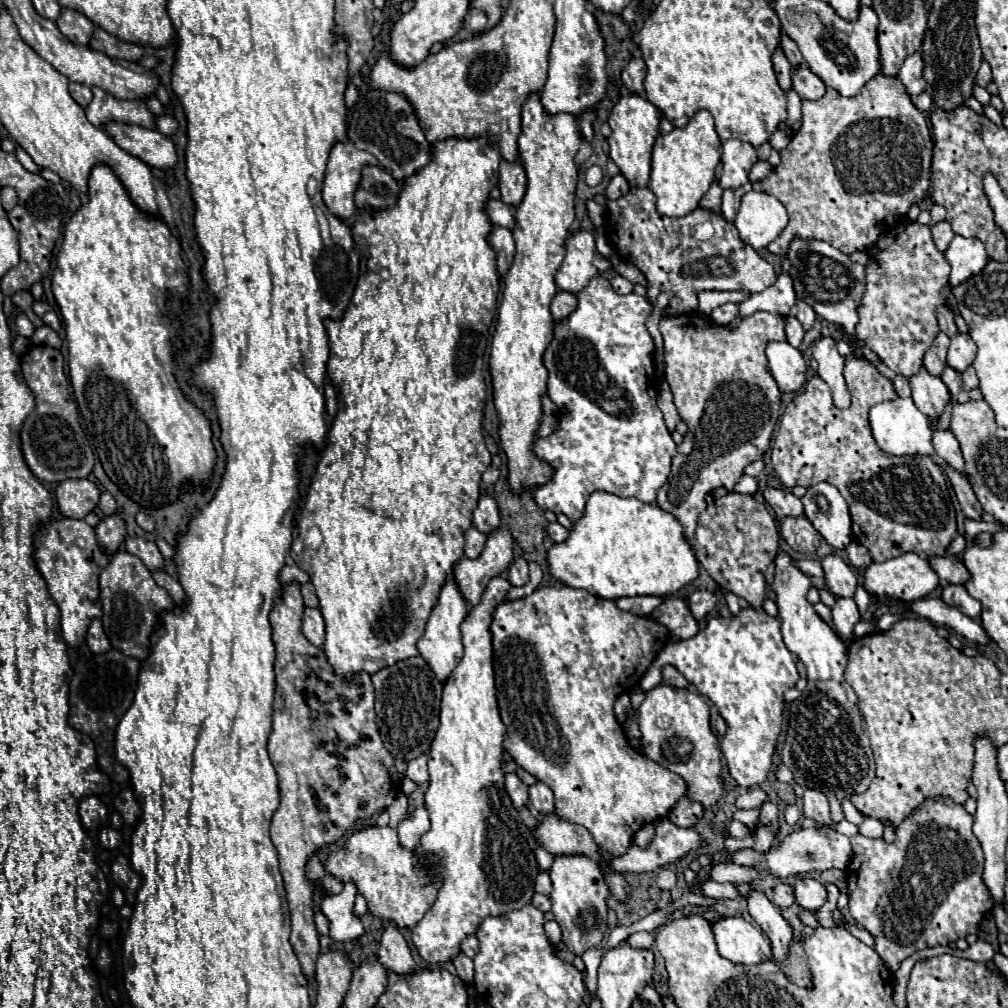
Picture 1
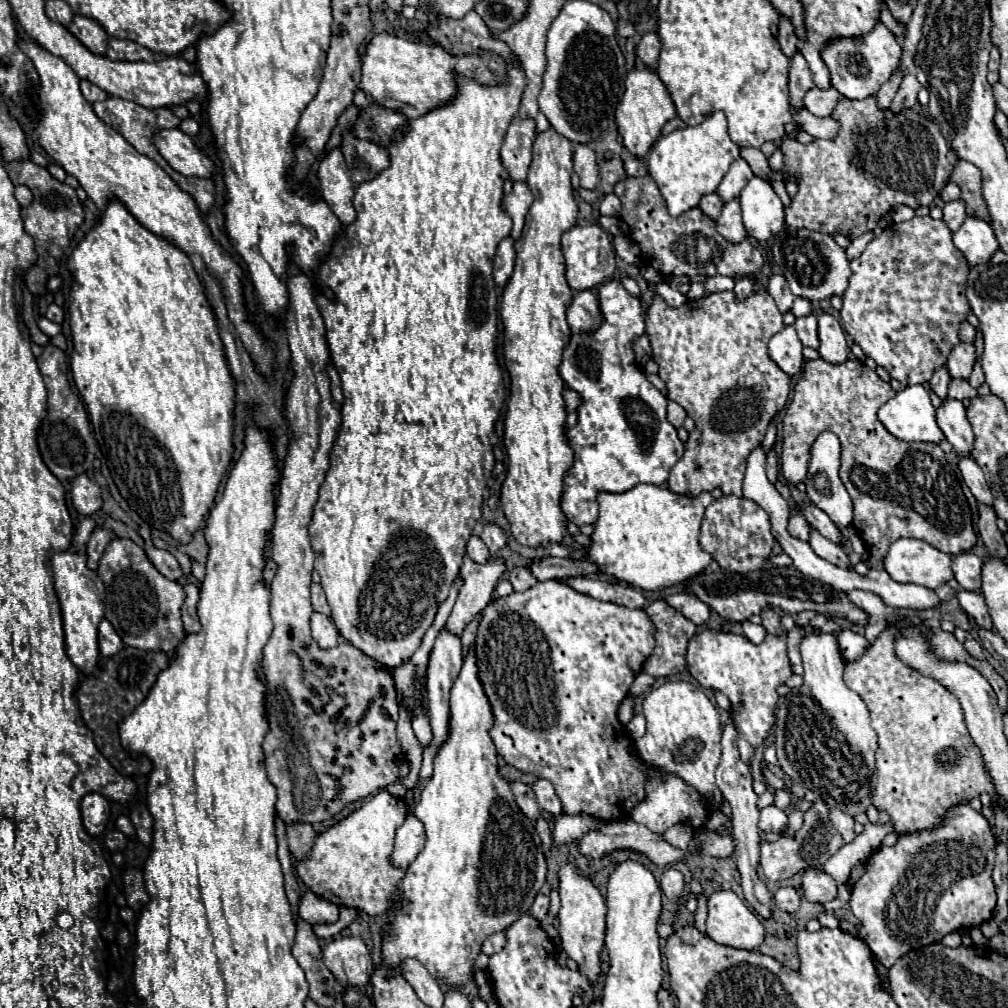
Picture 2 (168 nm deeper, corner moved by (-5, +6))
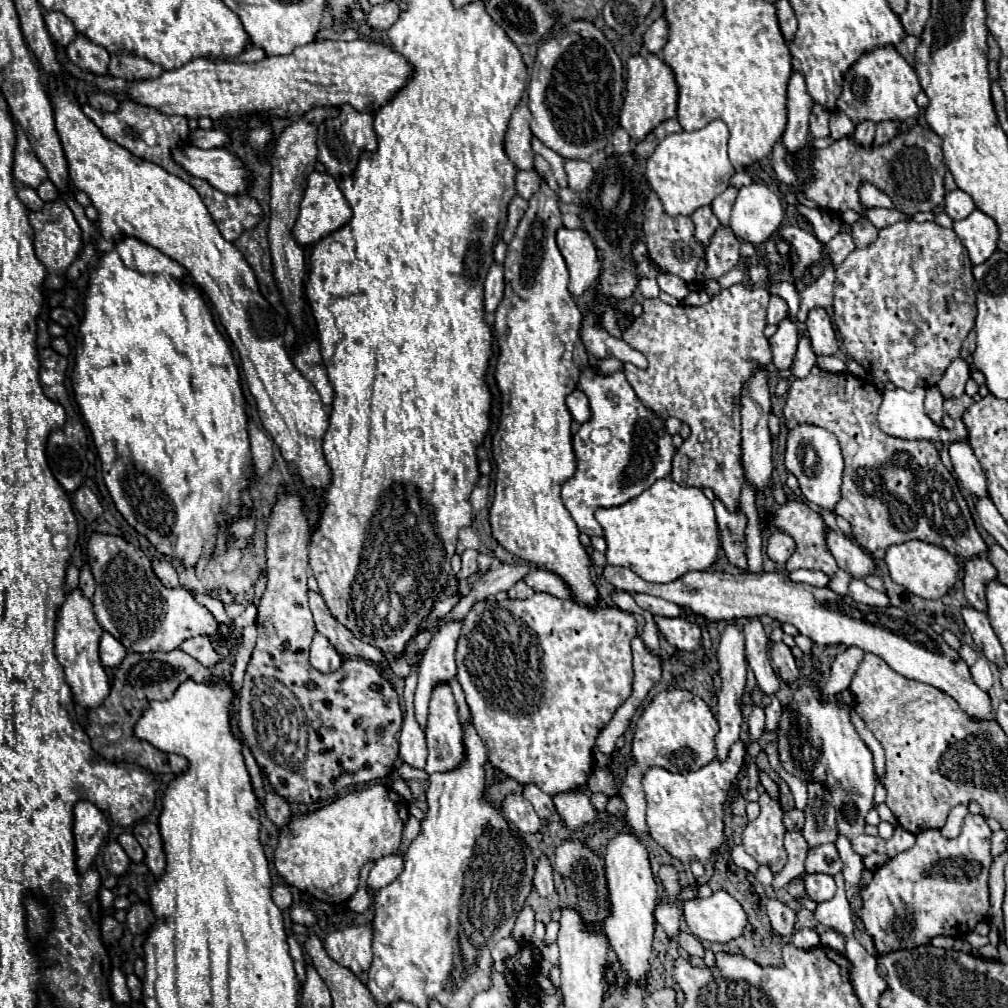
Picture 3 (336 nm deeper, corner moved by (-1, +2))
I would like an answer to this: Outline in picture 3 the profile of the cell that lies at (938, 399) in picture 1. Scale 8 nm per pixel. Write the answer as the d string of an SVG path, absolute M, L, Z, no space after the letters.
M966 440L950 442L948 452L950 452L952 464L954 464L954 472L956 472L958 482L976 498L988 496L988 486L986 486L984 472L980 470L978 458L974 456L970 444Z

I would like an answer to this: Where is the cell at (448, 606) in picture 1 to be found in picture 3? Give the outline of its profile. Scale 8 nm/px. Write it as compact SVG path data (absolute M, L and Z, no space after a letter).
M448 684L436 686L432 692L426 742L428 762L424 770L428 774L460 766L460 758L464 758L464 732L458 722L458 708Z

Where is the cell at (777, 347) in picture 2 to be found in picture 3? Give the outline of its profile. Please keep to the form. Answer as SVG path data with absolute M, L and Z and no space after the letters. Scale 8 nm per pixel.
M782 320L778 324L778 332L770 338L772 360L778 370L788 370L794 362L794 354L798 348L798 326L792 320Z

